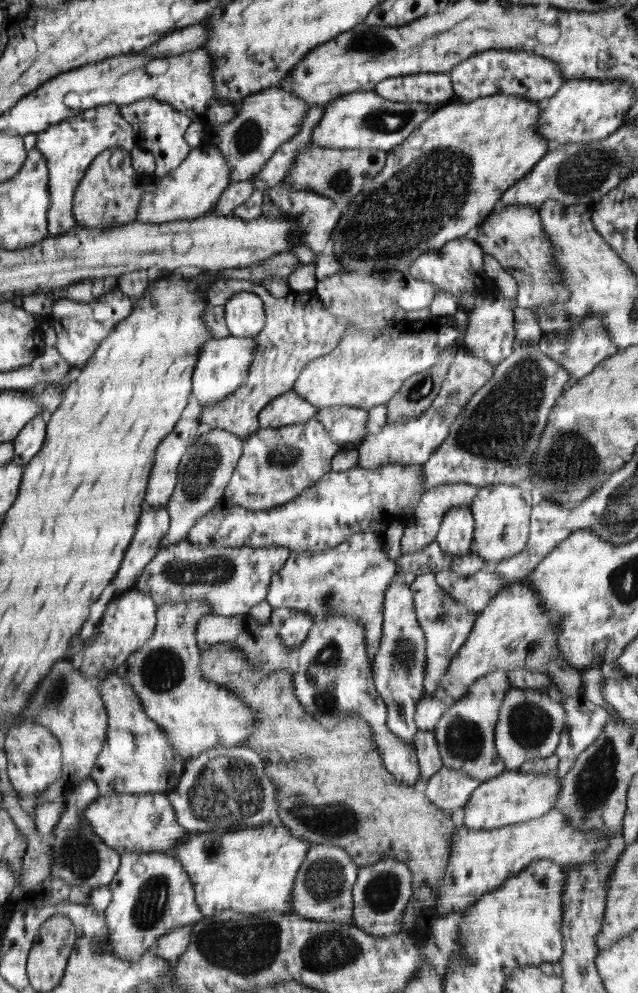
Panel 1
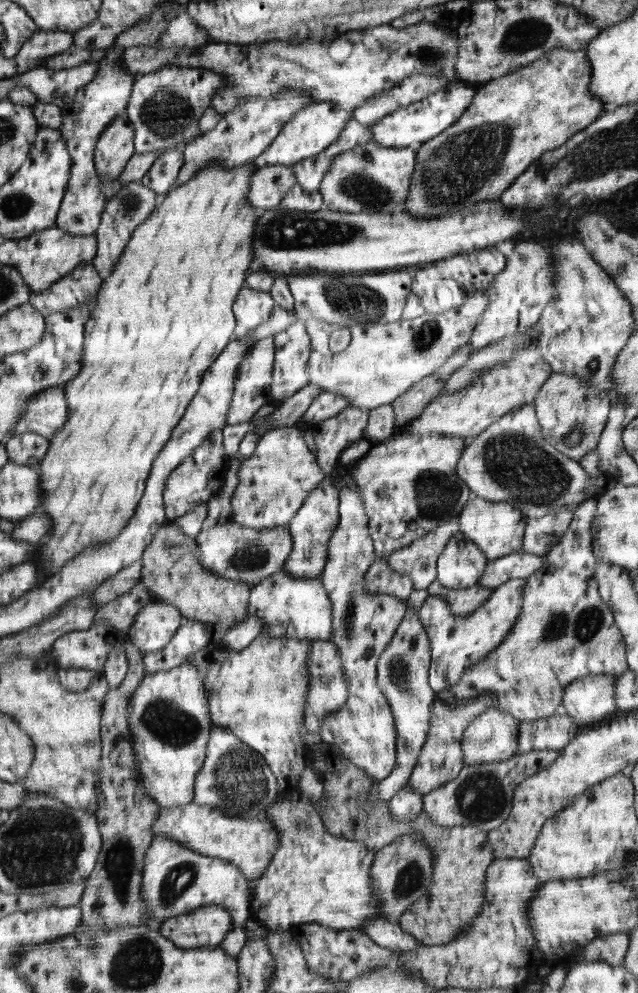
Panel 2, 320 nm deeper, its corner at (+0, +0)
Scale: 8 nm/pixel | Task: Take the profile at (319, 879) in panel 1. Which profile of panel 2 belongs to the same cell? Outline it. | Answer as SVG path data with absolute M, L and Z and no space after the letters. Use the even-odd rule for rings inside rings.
M372 918L364 922L361 932L365 933L377 946L388 948L389 950L415 950L420 946L420 942L404 933L396 922L385 920L385 918Z

